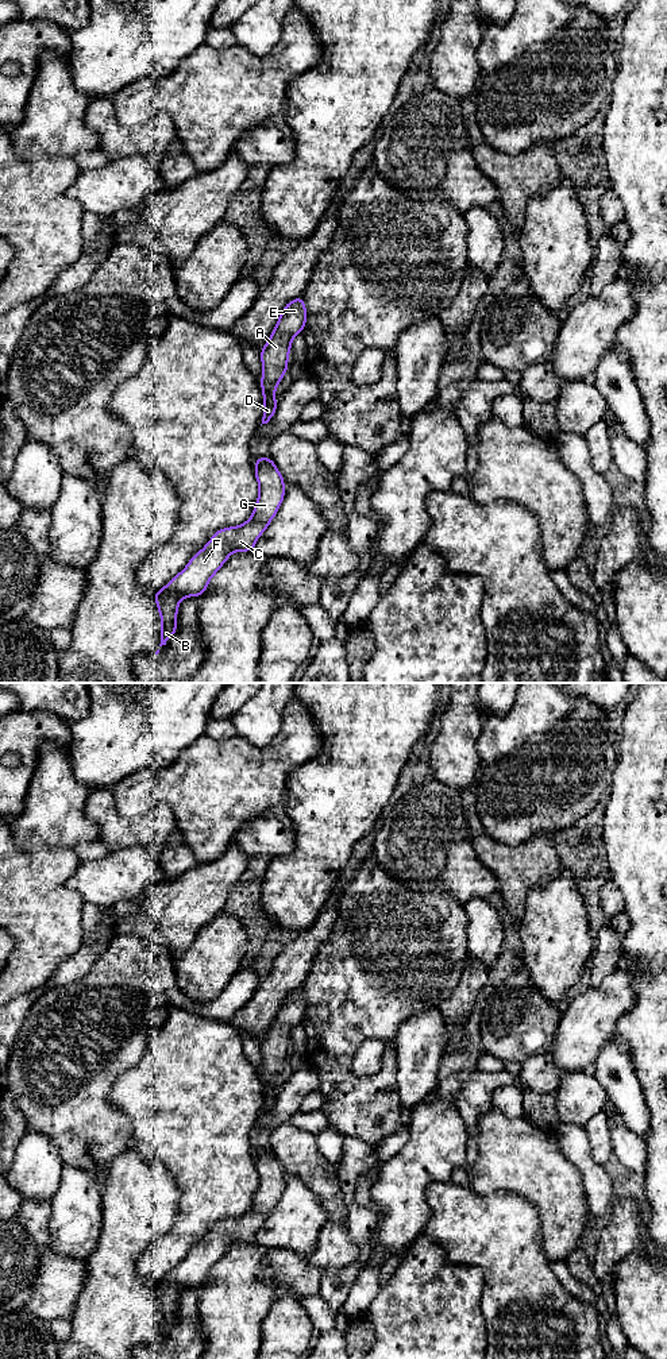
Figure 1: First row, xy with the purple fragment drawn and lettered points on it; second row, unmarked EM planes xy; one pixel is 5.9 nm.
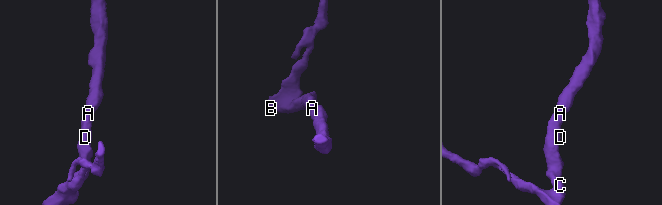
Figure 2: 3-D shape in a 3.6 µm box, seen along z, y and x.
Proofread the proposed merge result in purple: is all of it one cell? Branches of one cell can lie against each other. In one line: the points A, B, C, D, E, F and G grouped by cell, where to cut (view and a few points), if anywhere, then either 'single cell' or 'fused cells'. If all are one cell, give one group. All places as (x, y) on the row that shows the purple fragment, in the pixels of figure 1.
A B C D E F G | no cut | single cell

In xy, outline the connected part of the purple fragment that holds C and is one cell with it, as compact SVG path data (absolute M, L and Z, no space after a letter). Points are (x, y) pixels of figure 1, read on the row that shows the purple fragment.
M269 457L255 459L255 476L259 484L259 497L252 516L239 526L219 529L208 544L196 553L185 570L177 574L162 590L154 592L161 614L161 644L177 632L177 610L182 598L201 597L212 576L236 551L254 551L255 541L275 517L285 495L285 480Z

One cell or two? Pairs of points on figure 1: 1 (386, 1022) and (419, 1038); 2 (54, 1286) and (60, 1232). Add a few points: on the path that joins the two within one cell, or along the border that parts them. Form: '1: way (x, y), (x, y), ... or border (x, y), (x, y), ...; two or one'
1: border (424, 1010), (412, 1014), (398, 1026), (393, 1043); two
2: border (50, 1246), (64, 1255), (84, 1261); two

